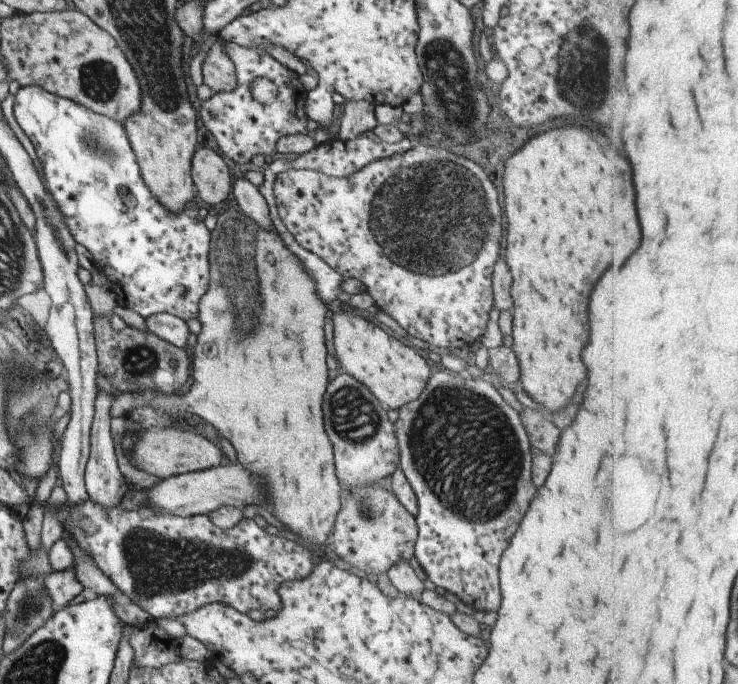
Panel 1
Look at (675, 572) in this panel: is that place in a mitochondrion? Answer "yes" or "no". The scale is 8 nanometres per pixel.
no

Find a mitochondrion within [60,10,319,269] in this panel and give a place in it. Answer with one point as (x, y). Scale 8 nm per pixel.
(98, 80)

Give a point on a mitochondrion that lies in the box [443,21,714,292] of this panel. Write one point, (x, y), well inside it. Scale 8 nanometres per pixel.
(581, 74)

